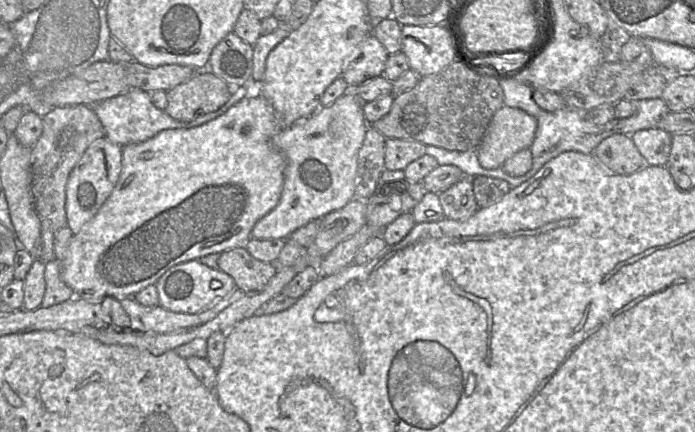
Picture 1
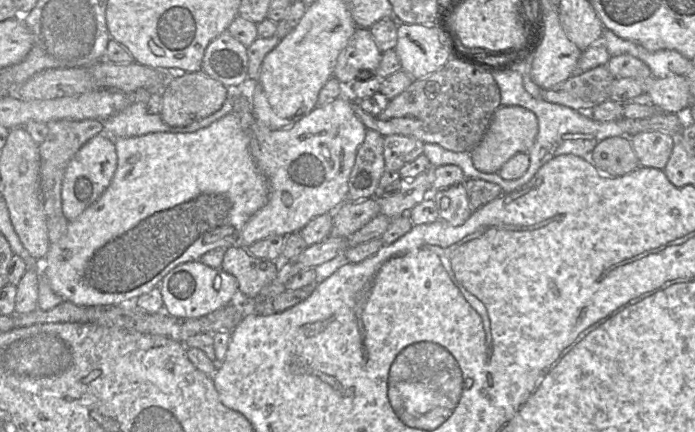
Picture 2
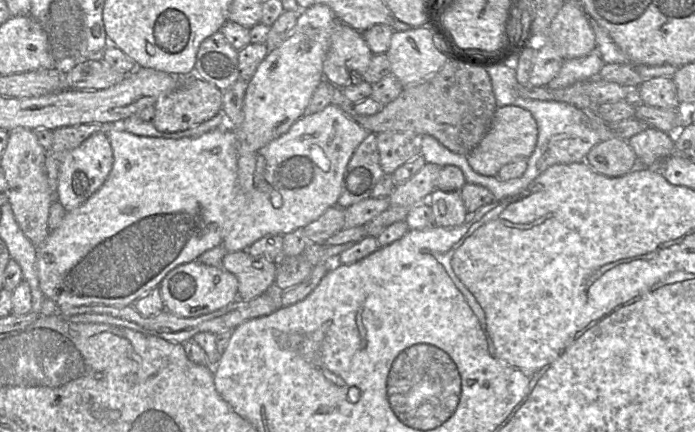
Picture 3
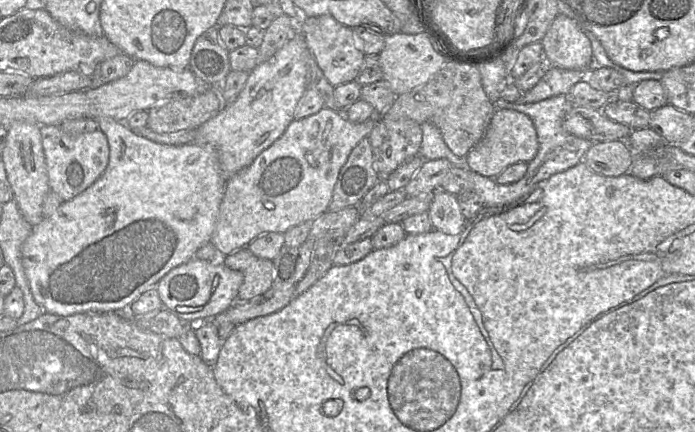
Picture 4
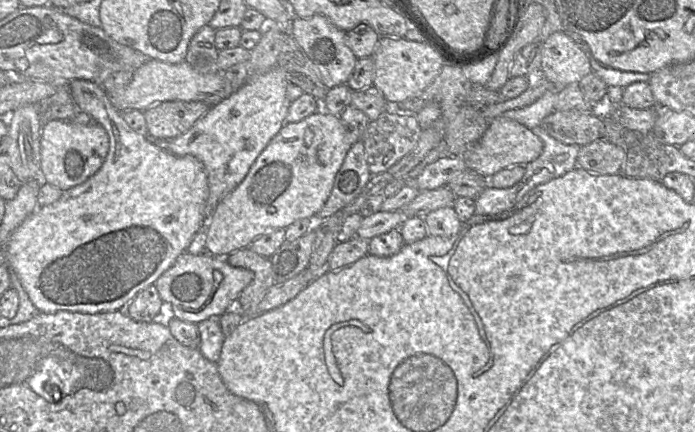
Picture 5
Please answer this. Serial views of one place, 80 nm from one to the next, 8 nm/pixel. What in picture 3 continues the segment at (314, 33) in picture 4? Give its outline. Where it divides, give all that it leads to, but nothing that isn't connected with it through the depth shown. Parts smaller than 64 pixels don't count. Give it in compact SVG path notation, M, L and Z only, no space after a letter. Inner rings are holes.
M337 21L323 63L324 78L338 88L358 84L373 56L362 32Z

